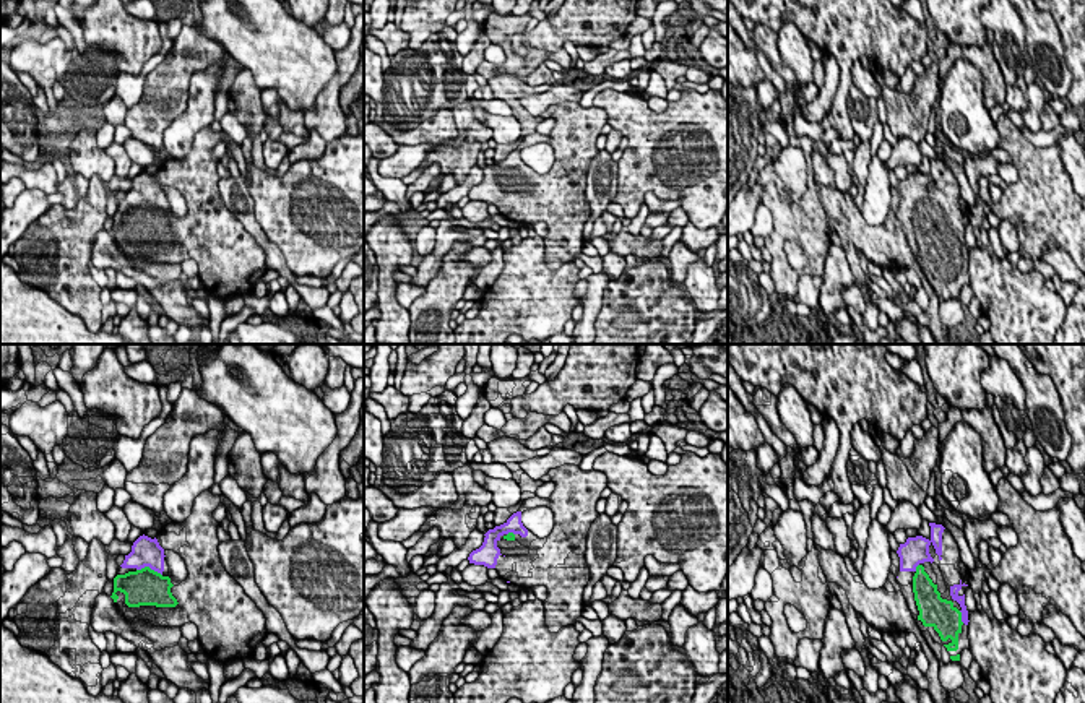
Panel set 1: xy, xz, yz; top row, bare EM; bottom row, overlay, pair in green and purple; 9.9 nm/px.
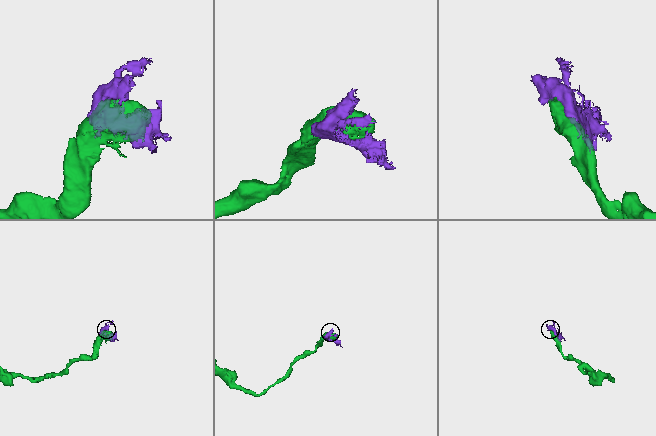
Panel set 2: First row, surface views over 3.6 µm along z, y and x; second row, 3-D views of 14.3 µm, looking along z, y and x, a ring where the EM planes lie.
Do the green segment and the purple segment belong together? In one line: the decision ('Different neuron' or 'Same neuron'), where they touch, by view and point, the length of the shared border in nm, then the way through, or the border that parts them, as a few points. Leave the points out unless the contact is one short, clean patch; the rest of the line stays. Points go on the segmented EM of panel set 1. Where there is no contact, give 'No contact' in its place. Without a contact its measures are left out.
Same neuron. Touches green at xy (150, 569). Shared border 260 nm

